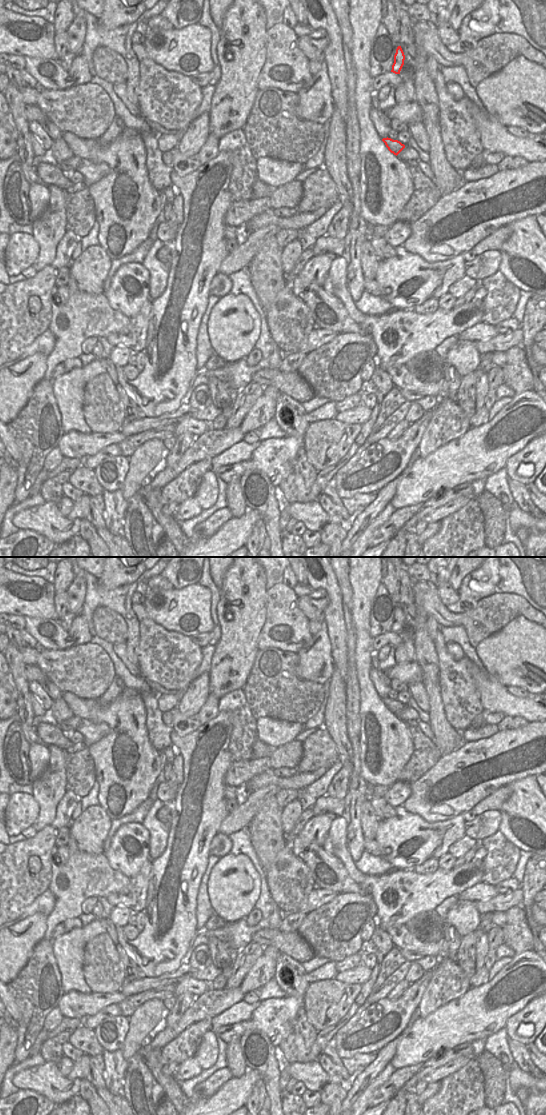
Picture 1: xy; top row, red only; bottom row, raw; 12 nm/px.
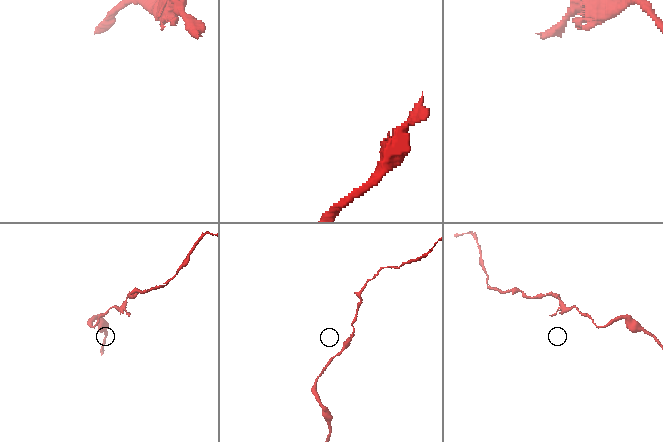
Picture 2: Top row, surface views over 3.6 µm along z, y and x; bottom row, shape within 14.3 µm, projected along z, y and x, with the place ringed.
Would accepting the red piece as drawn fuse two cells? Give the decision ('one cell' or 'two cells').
one cell

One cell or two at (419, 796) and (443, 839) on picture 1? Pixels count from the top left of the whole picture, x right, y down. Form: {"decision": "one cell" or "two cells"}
{"decision": "two cells"}

